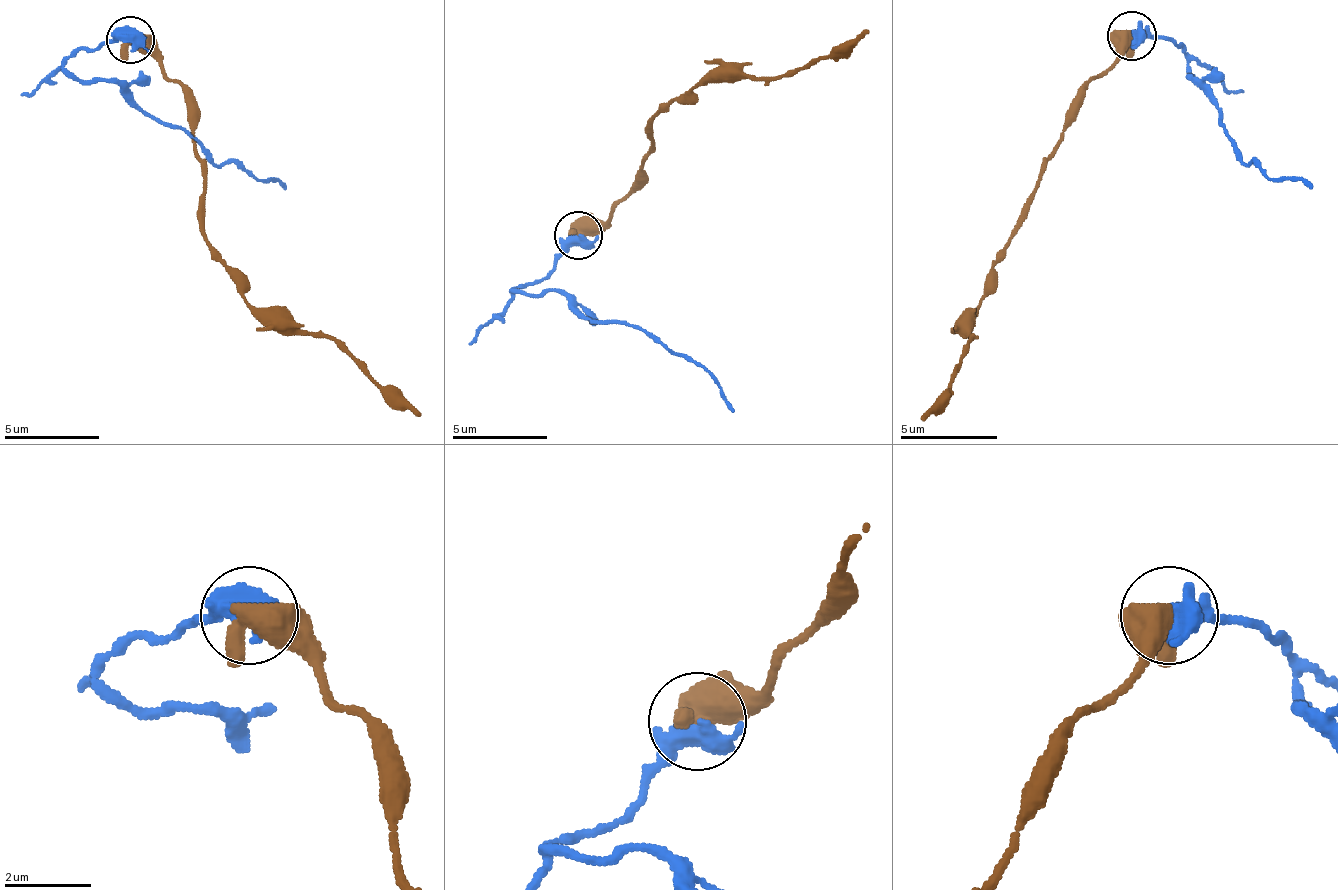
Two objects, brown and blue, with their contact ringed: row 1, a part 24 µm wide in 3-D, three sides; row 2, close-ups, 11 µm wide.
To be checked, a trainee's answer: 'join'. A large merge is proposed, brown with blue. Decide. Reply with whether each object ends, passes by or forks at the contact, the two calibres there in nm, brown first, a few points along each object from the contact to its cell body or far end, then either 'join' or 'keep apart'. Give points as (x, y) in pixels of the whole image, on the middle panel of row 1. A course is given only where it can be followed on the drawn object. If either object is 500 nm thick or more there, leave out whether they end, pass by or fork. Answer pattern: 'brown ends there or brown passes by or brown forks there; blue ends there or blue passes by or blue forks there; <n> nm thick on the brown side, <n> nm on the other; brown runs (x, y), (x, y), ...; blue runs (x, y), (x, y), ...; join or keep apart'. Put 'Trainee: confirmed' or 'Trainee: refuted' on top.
Trainee: refuted
750 nm thick on the brown side, 500 nm on the other; brown runs (577, 236), (596, 231), (634, 188), (653, 146), (653, 117), (705, 79), (782, 79), (839, 60), (867, 31); blue runs (577, 236), (548, 274), (515, 288), (558, 288), (596, 322), (648, 331), (710, 374), (734, 412); keep apart

